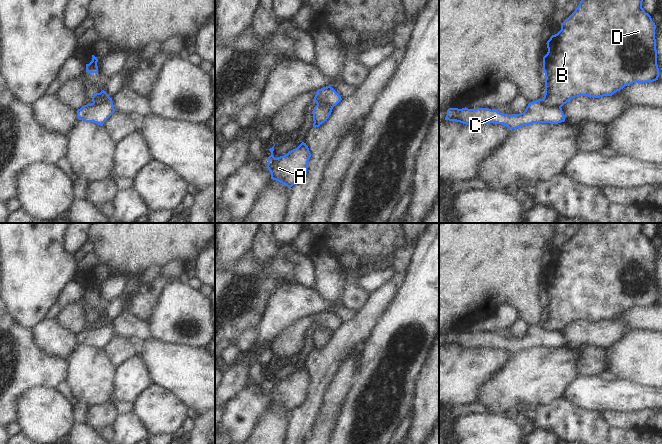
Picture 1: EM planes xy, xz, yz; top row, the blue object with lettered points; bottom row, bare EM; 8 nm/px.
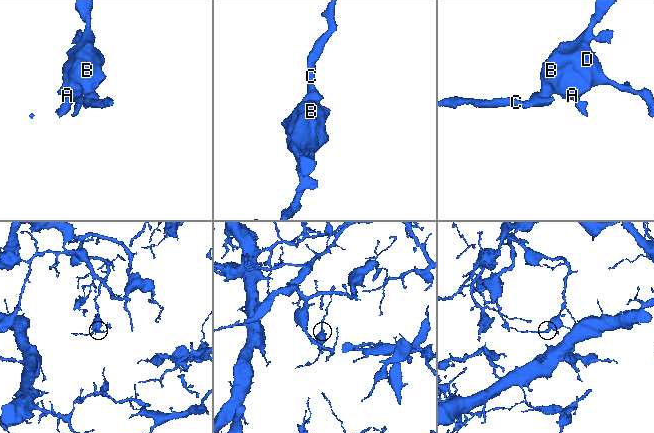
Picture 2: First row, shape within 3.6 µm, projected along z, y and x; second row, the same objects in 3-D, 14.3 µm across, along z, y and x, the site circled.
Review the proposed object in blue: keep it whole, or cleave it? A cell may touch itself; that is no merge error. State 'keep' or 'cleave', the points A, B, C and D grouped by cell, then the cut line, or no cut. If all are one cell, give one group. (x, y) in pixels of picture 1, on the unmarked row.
cleave; groups A B D / C; cut yz (542, 323), (548, 329), (560, 331)

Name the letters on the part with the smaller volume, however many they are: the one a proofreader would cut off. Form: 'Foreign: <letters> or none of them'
Foreign: C

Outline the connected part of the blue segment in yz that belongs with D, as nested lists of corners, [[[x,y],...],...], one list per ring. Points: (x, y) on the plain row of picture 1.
[[[581,223],[575,235],[561,247],[561,254],[546,267],[548,276],[543,281],[545,328],[562,331],[578,320],[612,320],[627,309],[658,304],[656,249],[642,232],[642,226],[643,223]]]

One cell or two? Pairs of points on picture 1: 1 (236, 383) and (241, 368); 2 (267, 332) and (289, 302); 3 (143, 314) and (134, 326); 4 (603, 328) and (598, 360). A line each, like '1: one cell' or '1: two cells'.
1: one cell
2: one cell
3: two cells
4: two cells

